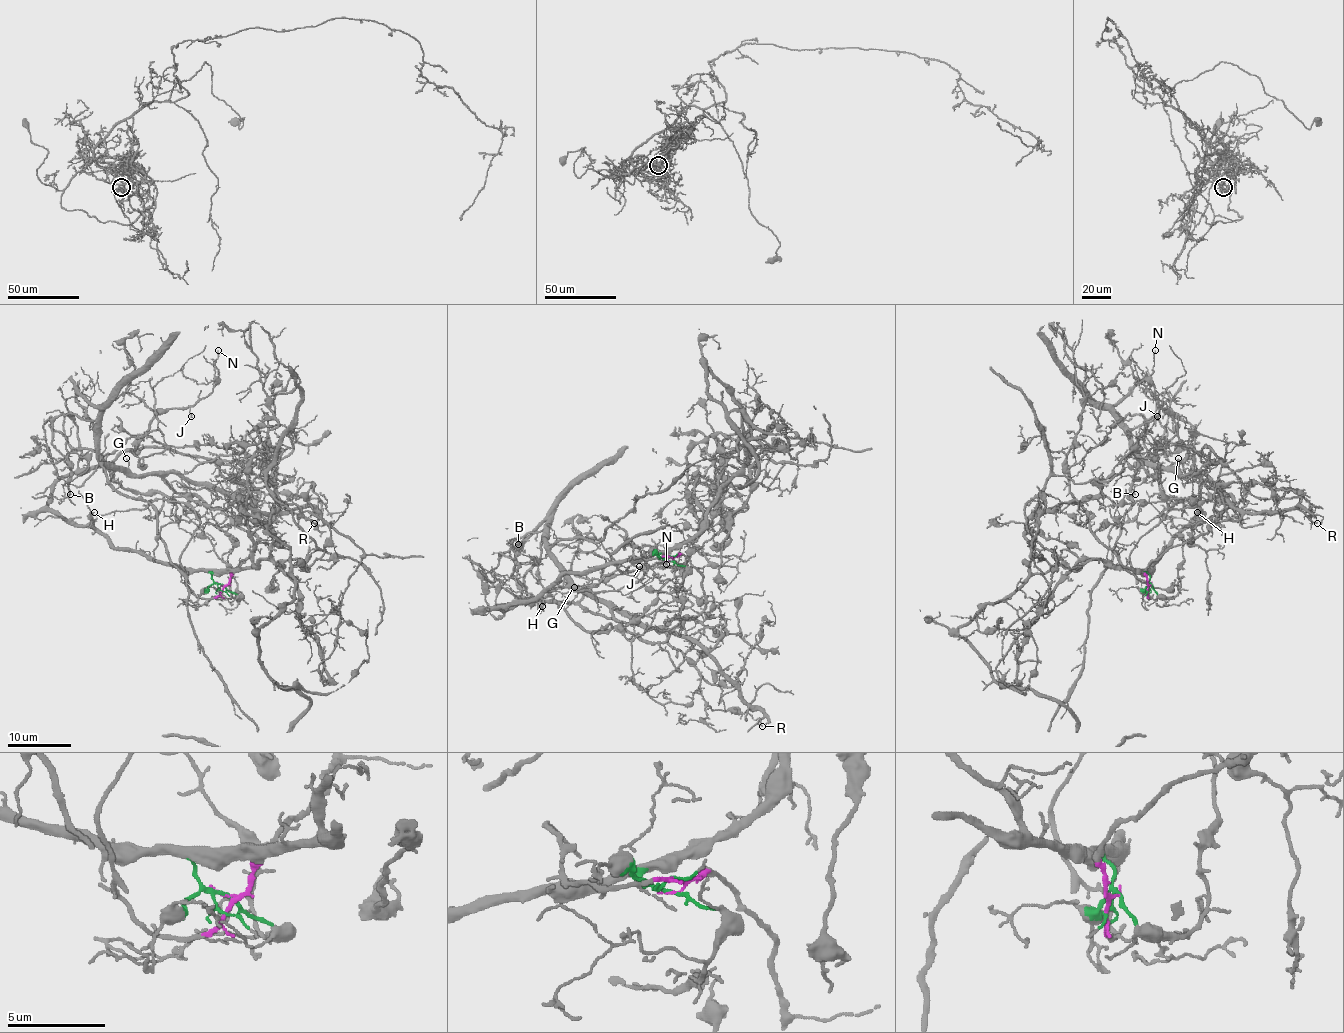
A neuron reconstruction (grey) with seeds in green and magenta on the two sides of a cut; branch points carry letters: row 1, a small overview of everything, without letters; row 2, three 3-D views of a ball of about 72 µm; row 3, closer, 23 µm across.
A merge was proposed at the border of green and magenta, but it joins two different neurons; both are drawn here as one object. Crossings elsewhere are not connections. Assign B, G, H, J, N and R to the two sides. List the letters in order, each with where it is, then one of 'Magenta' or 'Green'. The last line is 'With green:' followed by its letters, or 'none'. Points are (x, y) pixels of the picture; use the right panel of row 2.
B: Place: (1135, 494). Green
G: Place: (1178, 458). Magenta
H: Place: (1197, 512). Green
J: Place: (1157, 416). Green
N: Place: (1155, 350). Green
R: Place: (1317, 523). Magenta
With green: B, H, J, N

